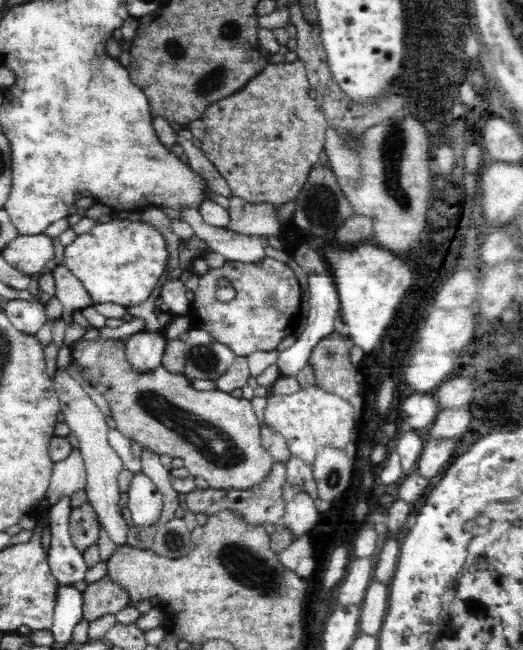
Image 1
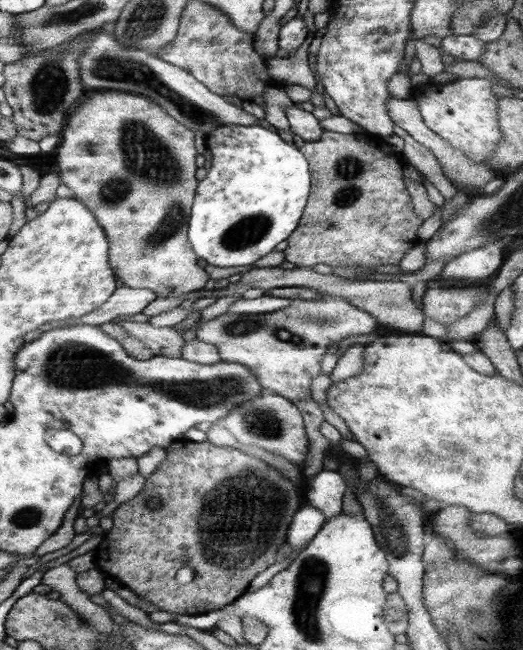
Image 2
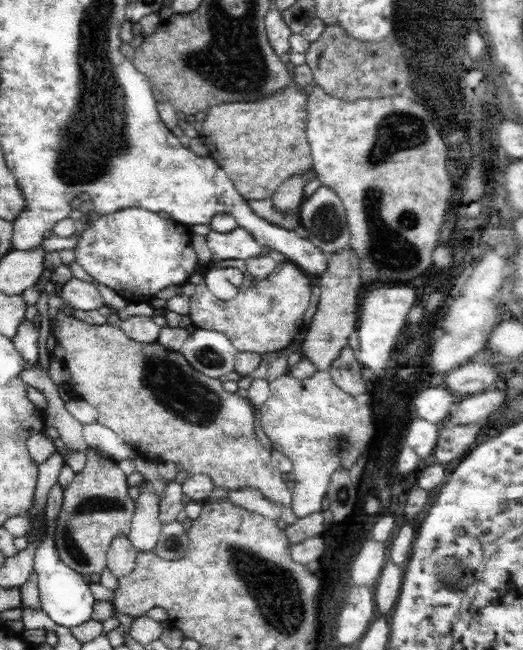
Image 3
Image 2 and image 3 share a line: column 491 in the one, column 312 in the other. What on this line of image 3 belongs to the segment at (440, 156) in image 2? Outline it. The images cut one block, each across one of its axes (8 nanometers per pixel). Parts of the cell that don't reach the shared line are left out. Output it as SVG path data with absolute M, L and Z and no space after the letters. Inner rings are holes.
M310 170L305 173L294 173L290 178L287 178L272 196L274 207L280 213L296 213L301 202L306 198L303 193L304 186L316 177L317 172Z

